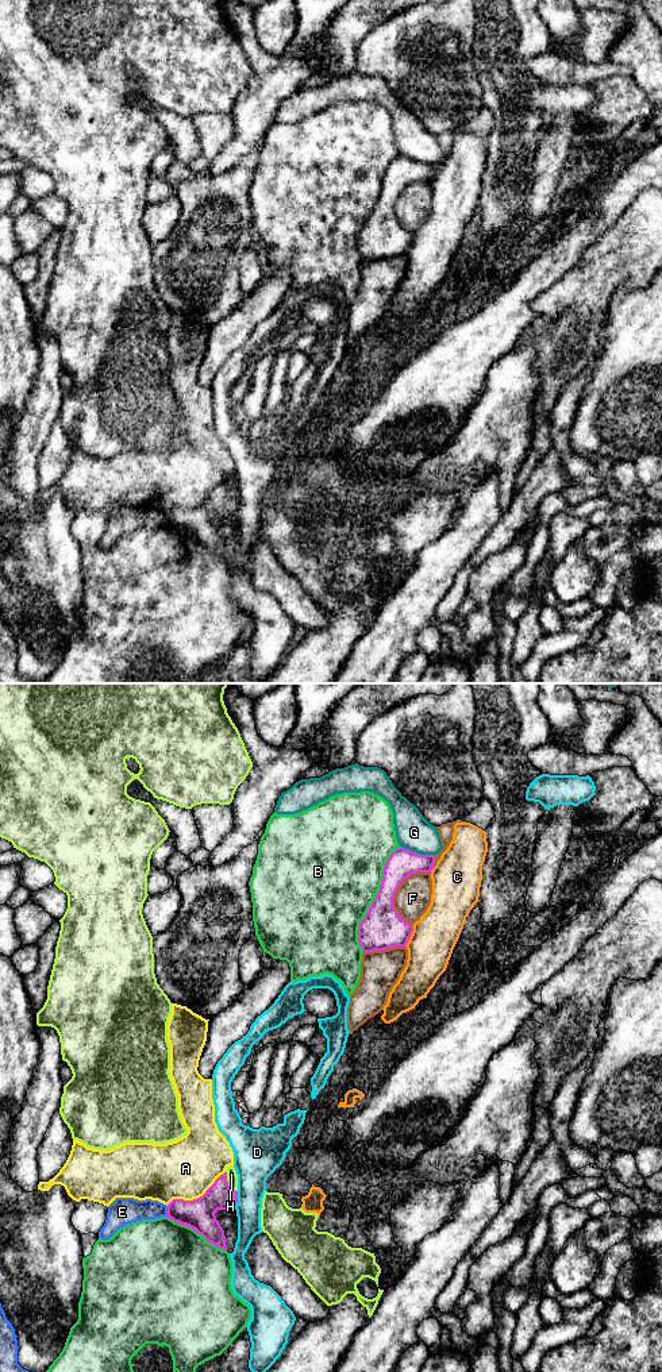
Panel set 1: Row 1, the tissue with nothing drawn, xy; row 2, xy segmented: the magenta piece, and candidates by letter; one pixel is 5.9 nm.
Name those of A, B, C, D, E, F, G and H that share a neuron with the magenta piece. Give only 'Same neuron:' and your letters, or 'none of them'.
Same neuron: F

